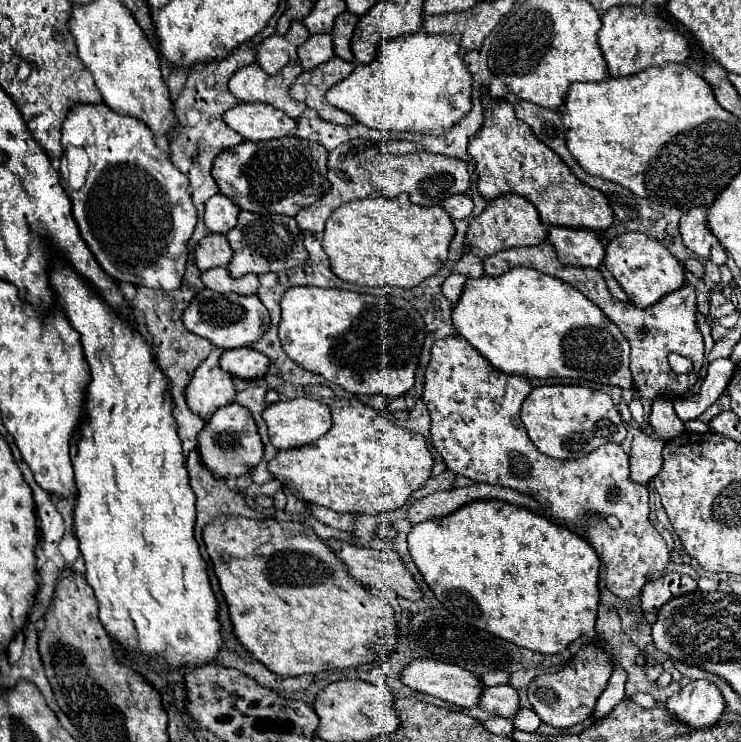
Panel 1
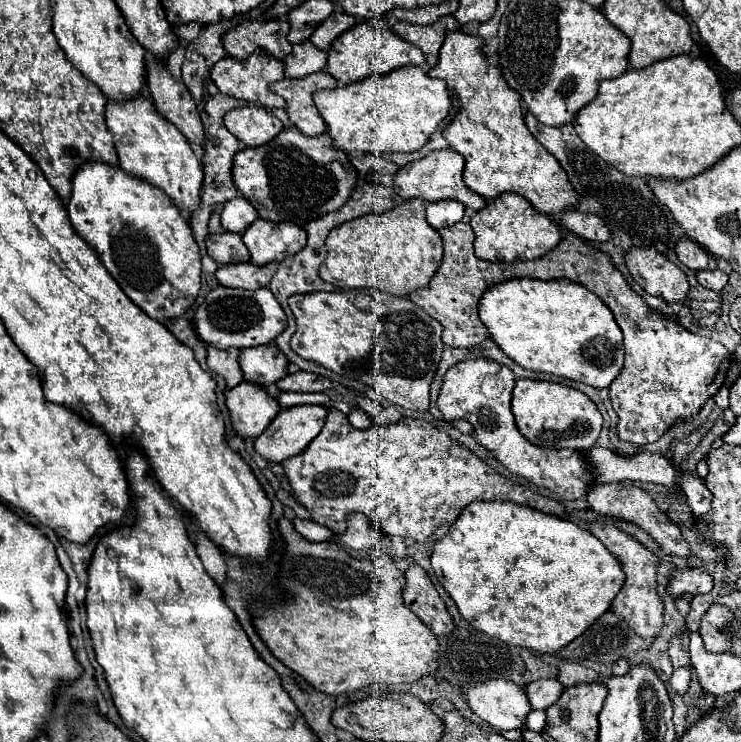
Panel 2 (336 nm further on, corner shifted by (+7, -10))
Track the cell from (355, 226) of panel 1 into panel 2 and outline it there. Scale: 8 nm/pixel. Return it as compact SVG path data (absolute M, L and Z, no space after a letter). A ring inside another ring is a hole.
M410 199L386 213L370 213L334 227L326 239L328 255L319 268L320 277L338 289L380 289L396 297L406 297L416 289L428 287L442 261L442 239L438 231L428 225L424 209L426 203L422 199Z

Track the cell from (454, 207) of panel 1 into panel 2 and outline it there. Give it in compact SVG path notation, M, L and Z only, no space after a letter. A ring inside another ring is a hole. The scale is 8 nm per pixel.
M438 201L438 203L428 203L426 207L426 217L428 223L434 229L442 229L442 227L450 227L454 223L458 223L464 215L464 205L458 201Z

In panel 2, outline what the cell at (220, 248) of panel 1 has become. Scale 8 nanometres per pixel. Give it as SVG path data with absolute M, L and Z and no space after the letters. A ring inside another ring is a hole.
M220 233L220 235L208 235L206 237L206 249L208 255L218 263L246 263L250 259L250 251L242 243L240 233Z

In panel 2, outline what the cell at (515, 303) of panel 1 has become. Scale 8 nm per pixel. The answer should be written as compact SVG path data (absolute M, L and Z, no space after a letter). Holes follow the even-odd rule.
M512 279L490 287L480 299L480 319L488 327L498 347L518 365L530 371L544 371L572 381L582 381L594 389L610 387L624 363L622 331L604 301L584 285L570 279Z

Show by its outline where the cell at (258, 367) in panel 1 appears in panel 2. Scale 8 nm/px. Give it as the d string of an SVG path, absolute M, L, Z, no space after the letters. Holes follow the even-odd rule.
M274 343L266 347L250 347L240 353L240 367L244 379L252 383L270 385L288 373L288 359Z

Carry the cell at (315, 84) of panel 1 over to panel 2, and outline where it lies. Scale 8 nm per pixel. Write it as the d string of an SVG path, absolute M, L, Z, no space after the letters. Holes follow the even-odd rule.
M312 73L306 75L302 79L282 79L278 83L272 83L270 89L284 97L286 101L286 113L290 117L290 121L304 133L310 137L322 135L326 131L326 125L322 123L322 117L318 115L318 109L314 107L312 95L318 89L334 89L338 85L338 81L324 73Z

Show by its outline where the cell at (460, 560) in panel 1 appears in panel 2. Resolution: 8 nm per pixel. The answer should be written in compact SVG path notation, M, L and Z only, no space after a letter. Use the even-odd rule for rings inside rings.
M476 501L470 503L456 519L456 523L450 525L448 533L444 539L440 539L434 547L432 553L432 567L434 573L440 575L440 583L444 585L444 589L448 591L448 595L454 599L454 603L458 605L458 611L462 613L462 617L476 627L478 631L490 635L490 637L498 637L510 645L518 645L518 647L526 647L538 653L556 653L562 647L566 647L570 641L574 641L578 635L582 635L600 615L604 615L610 609L612 599L616 597L616 593L620 591L622 583L624 583L624 571L618 563L618 559L614 559L614 555L610 555L610 551L604 547L604 543L600 539L596 539L590 531L578 527L572 521L566 521L562 517L550 515L550 513L542 513L538 509L532 507L522 507L518 503L506 503L506 501Z

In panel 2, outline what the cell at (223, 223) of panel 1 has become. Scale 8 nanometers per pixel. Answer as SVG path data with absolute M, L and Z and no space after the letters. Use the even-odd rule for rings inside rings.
M236 197L222 209L222 227L232 233L244 233L256 217L258 213L254 211L254 205L246 203L244 197Z

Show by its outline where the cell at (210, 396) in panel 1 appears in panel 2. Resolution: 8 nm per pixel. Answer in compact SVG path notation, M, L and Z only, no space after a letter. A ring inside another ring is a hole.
M208 347L208 367L210 367L210 371L224 377L228 389L232 389L234 385L238 385L244 379L242 369L238 365L238 357L240 357L238 347L230 347L230 349Z

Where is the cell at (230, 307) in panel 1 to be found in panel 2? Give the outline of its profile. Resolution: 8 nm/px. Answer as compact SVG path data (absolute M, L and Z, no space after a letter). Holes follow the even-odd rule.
M216 287L208 293L204 305L200 305L196 311L196 331L200 339L218 349L268 345L284 329L286 329L286 313L268 287L256 291Z

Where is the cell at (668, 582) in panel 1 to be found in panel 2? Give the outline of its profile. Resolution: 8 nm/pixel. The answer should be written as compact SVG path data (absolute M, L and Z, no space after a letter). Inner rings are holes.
M674 569L670 579L668 579L668 593L672 597L678 597L678 595L704 595L704 593L710 593L712 591L712 575L706 573L704 569L684 569L684 571L678 571Z

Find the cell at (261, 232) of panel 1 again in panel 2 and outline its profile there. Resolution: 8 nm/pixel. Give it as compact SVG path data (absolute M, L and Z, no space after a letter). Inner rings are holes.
M256 219L244 233L244 243L250 249L252 263L264 265L270 261L282 261L306 247L306 231L296 223L274 223Z

